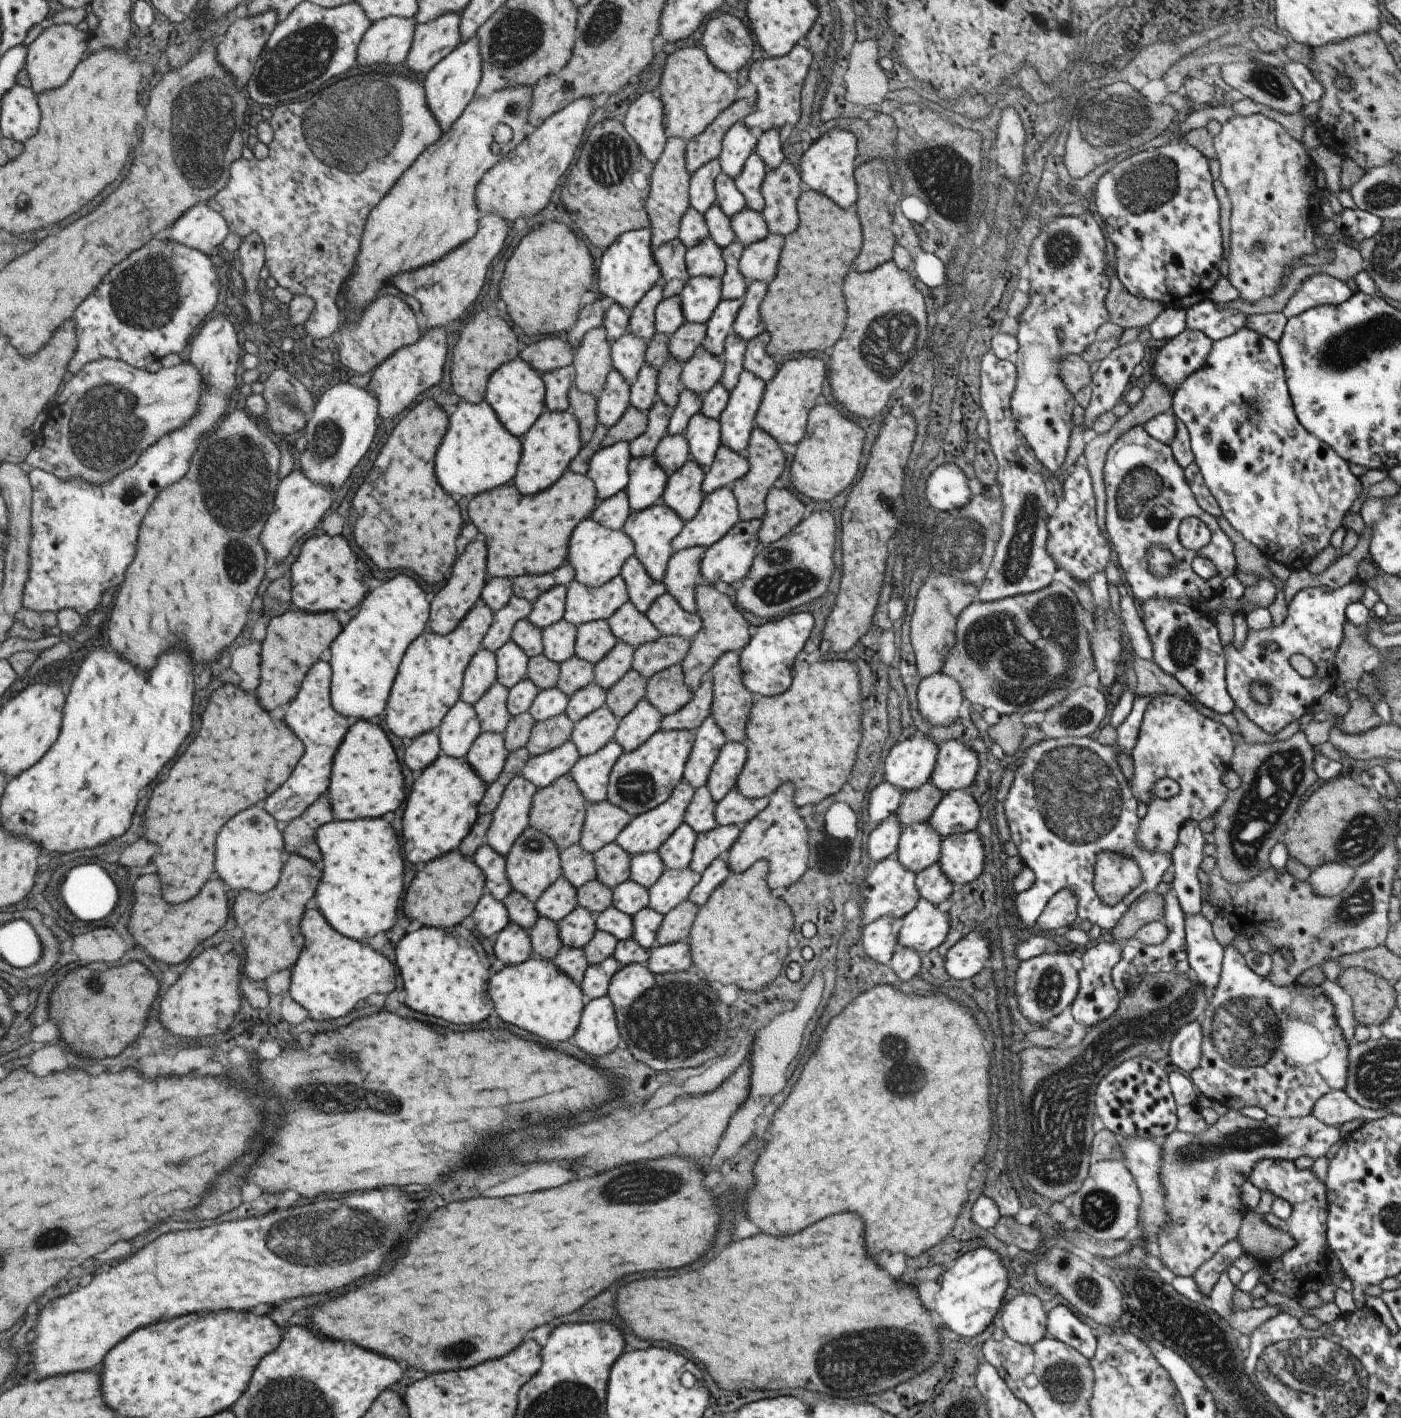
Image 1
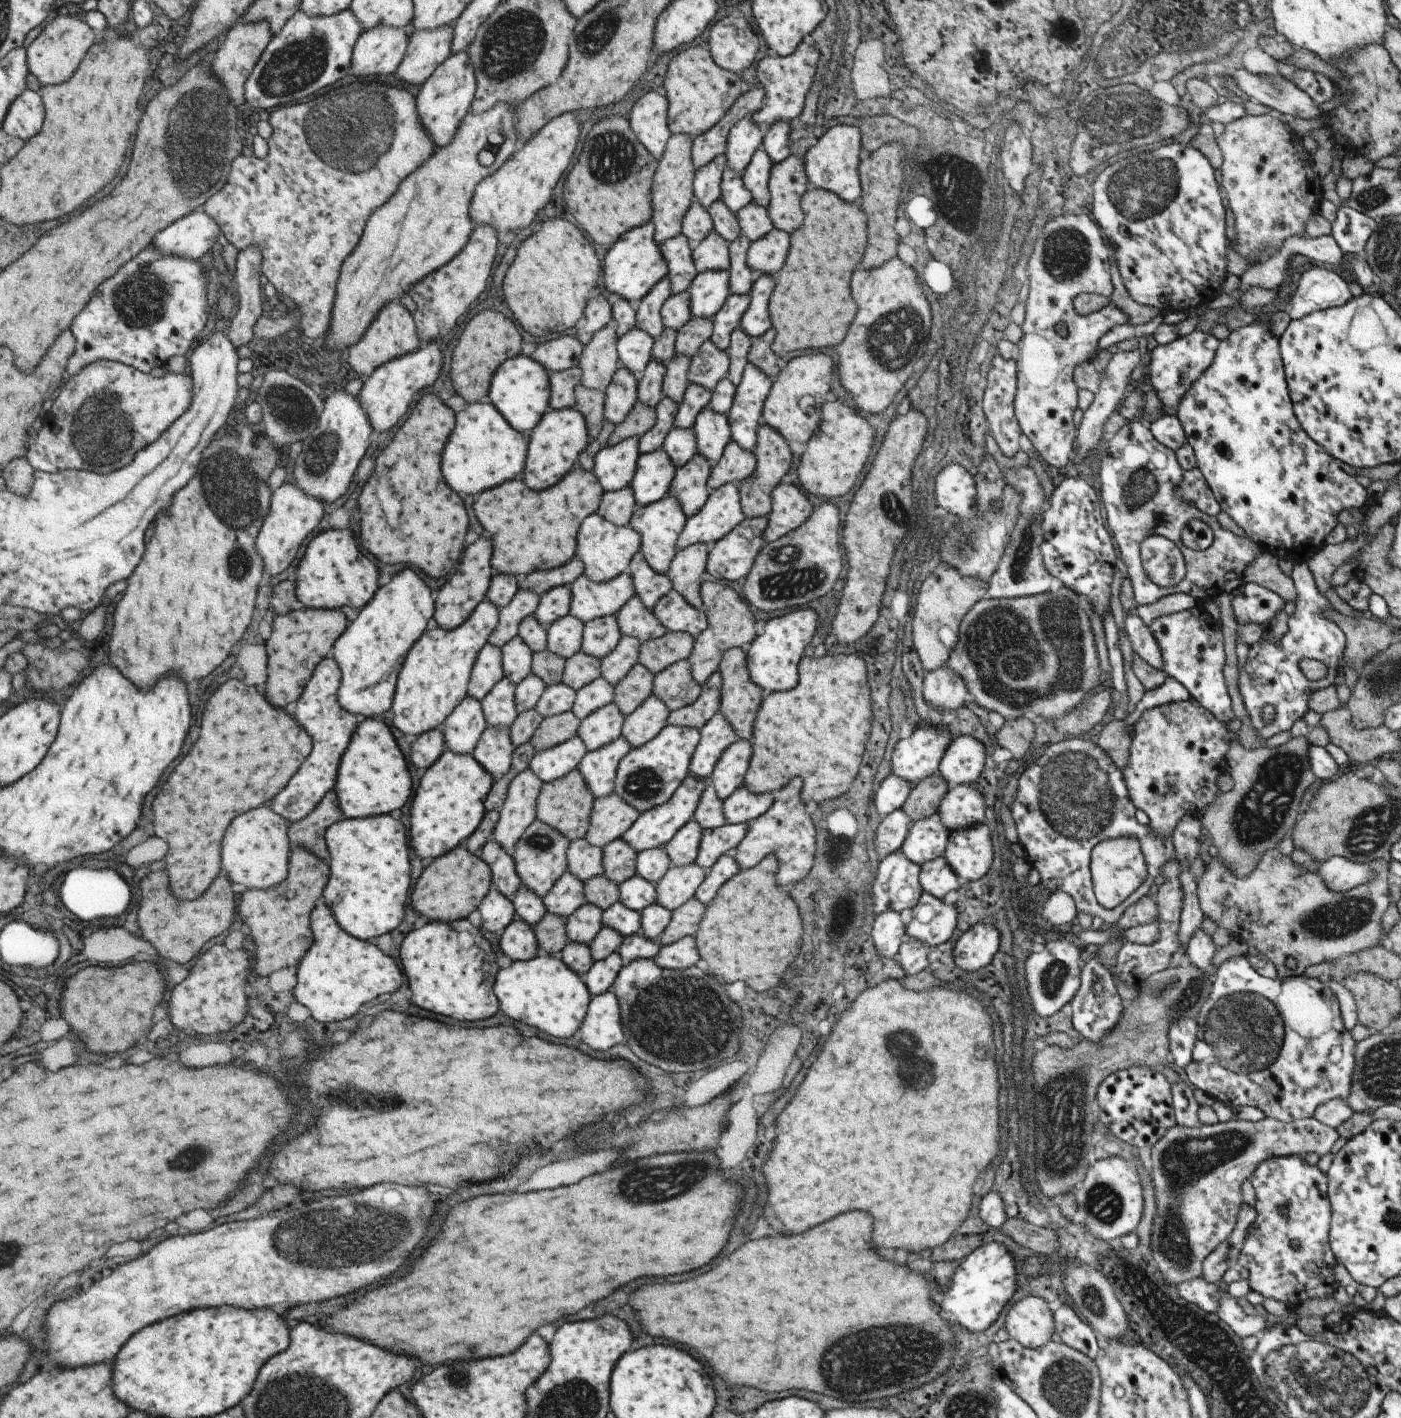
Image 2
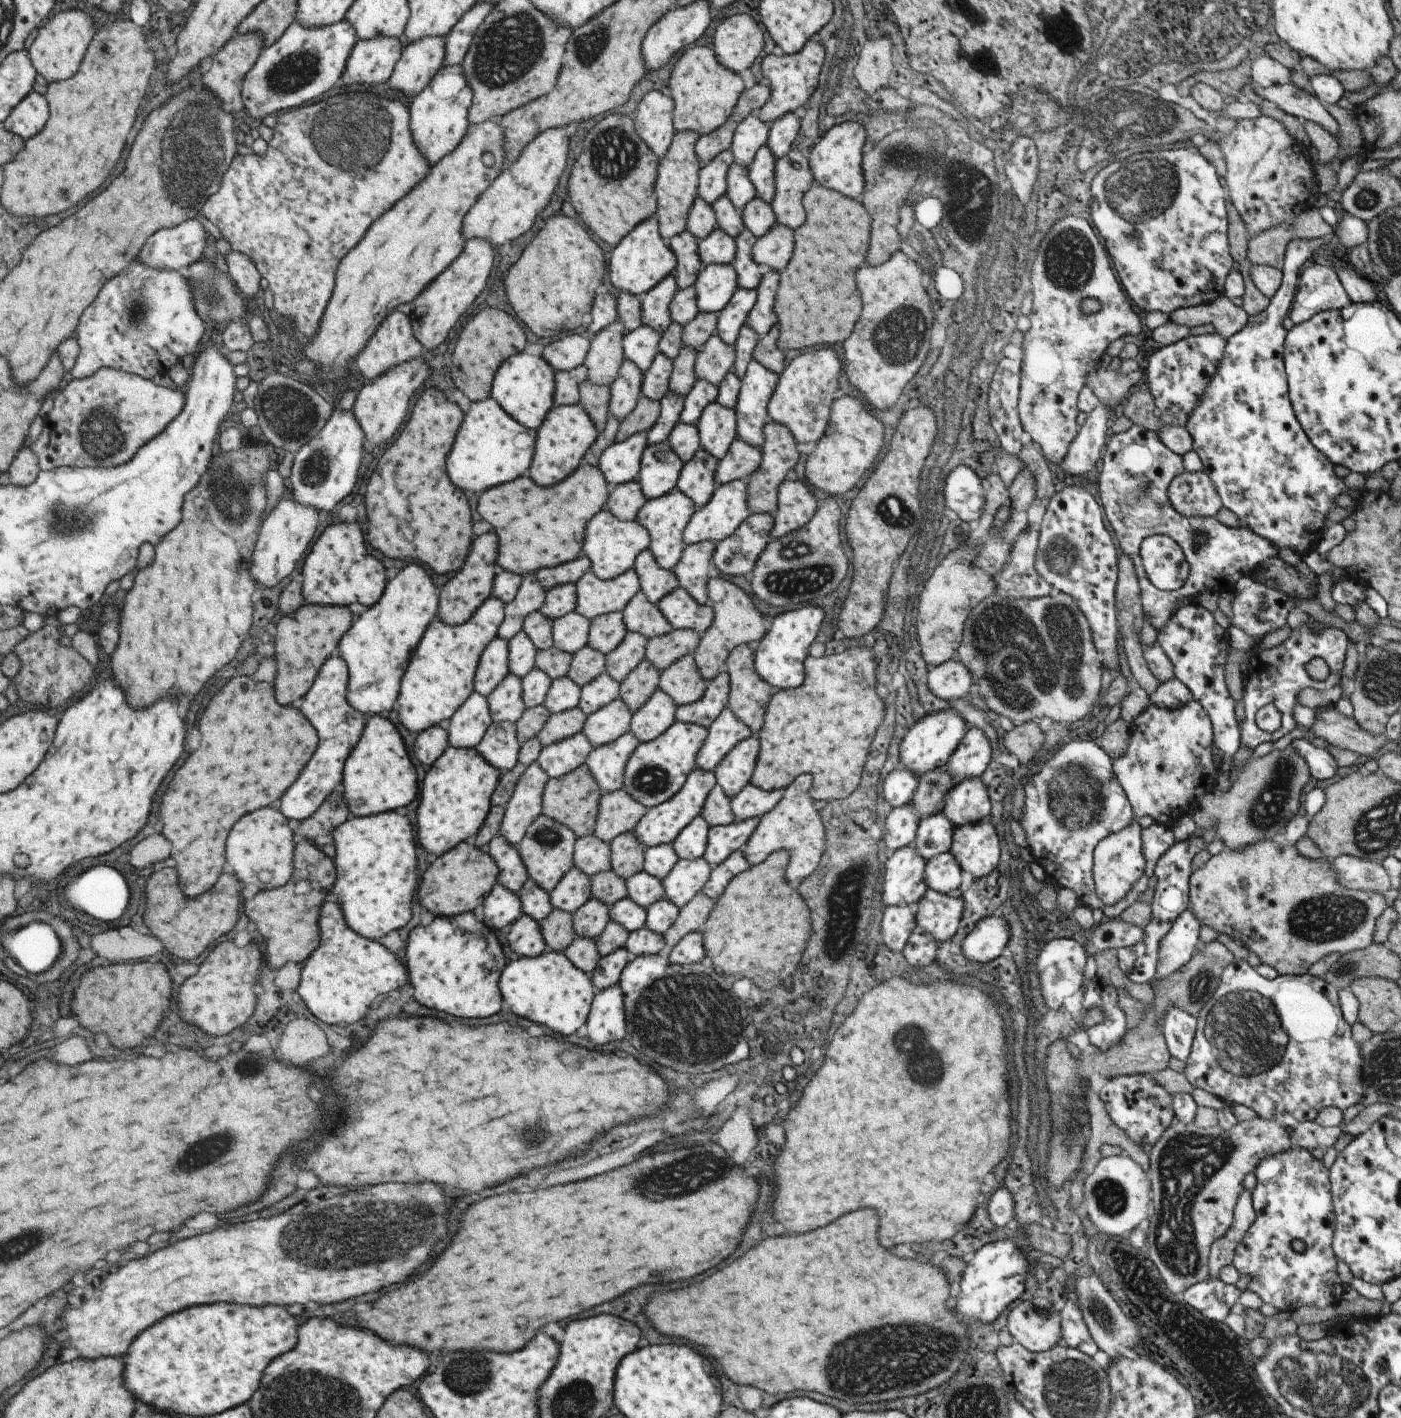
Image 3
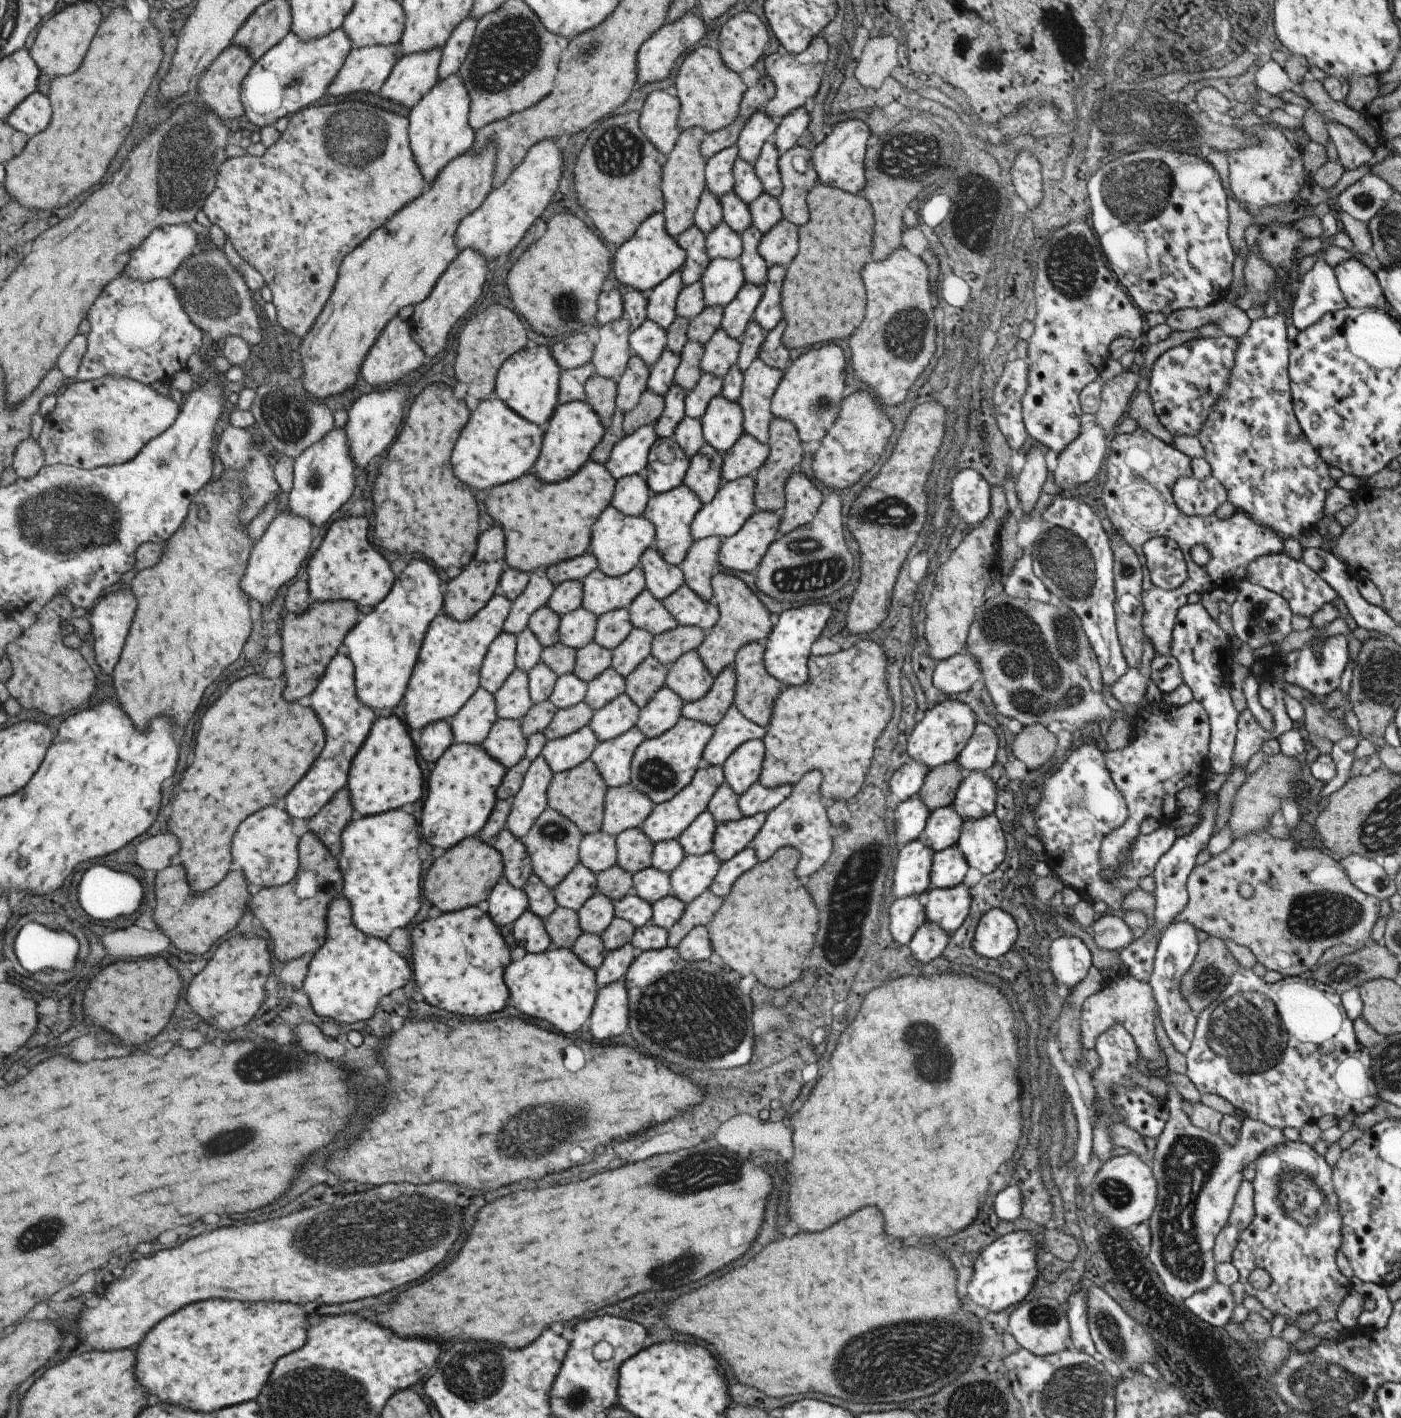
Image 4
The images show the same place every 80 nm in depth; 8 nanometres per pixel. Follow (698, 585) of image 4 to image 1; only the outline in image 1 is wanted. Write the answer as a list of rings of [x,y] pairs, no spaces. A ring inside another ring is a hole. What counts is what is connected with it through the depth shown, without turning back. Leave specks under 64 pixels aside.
[[[693,547],[674,552],[667,560],[661,584],[677,606],[685,613],[695,613],[694,589],[699,579],[699,562],[705,553],[703,547]]]

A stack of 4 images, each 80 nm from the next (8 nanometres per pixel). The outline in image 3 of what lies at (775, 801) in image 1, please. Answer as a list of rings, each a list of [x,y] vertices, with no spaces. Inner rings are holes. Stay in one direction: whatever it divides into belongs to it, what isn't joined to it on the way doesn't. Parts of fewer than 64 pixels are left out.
[[[809,774],[797,776],[786,786],[781,800],[768,813],[759,817],[757,826],[741,849],[750,866],[763,862],[772,852],[786,850],[790,852],[785,871],[787,882],[805,878],[815,870],[824,851],[825,833],[820,811],[813,808],[812,798],[809,796],[811,785],[812,778],[809,778]]]

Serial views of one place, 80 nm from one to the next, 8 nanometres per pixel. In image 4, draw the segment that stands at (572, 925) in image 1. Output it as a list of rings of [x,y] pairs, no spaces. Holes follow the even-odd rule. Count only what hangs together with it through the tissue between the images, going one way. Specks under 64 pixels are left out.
[[[599,892],[590,896],[576,910],[582,932],[600,935],[614,917],[612,904],[611,900]]]

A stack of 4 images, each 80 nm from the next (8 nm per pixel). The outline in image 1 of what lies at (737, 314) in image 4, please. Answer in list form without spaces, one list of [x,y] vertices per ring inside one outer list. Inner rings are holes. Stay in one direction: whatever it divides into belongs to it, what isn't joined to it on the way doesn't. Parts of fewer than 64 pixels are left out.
[[[721,299],[706,322],[704,339],[701,342],[711,354],[720,357],[723,343],[732,328],[732,322],[742,304],[741,299]]]

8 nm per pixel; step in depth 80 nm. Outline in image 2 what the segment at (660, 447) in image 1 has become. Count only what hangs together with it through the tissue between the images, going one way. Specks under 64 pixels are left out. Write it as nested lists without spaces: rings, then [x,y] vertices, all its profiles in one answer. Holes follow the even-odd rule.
[[[673,427],[665,436],[661,449],[671,460],[675,469],[680,468],[687,463],[689,458],[696,454],[696,439],[692,428]]]

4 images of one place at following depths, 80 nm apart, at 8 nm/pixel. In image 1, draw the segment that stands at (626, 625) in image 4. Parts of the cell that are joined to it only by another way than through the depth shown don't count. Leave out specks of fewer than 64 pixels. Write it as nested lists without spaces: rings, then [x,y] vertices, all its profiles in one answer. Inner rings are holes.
[[[606,620],[584,623],[576,627],[573,656],[595,665],[615,644]]]

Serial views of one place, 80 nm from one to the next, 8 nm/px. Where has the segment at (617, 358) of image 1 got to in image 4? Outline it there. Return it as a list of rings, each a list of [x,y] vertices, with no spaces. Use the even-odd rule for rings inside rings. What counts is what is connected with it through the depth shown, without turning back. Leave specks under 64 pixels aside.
[[[646,318],[634,331],[631,330],[628,345],[631,353],[641,357],[644,365],[651,368],[666,348],[666,330]]]

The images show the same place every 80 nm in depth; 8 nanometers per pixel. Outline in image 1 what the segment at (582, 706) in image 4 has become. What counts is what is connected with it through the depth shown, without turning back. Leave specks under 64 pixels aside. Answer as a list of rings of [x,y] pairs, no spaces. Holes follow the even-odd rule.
[[[564,713],[534,724],[525,744],[529,756],[537,756],[550,752],[569,739],[573,723]]]

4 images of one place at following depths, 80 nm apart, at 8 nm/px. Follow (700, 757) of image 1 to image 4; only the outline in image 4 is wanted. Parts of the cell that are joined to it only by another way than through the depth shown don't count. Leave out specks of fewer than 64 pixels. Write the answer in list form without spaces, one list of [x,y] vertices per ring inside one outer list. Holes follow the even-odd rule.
[[[732,704],[714,725],[713,734],[704,746],[702,760],[707,765],[721,765],[742,742],[762,739],[765,733],[764,727],[746,719]]]

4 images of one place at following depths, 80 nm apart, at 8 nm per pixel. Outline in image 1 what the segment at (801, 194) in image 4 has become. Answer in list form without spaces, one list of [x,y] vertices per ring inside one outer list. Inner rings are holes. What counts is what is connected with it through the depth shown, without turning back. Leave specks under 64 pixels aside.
[[[787,158],[765,173],[760,188],[764,200],[761,214],[769,233],[784,237],[797,228],[796,202],[802,193],[800,181],[797,166]]]

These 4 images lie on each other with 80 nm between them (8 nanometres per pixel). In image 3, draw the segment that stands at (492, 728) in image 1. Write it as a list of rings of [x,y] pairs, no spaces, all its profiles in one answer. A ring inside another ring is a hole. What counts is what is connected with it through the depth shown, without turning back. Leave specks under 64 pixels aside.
[[[507,673],[486,696],[492,722],[514,723],[526,709],[522,699],[522,680]]]

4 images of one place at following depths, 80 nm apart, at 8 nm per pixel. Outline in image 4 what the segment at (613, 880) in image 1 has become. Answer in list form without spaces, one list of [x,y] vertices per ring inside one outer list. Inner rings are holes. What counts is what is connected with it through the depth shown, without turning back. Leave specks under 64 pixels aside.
[[[639,828],[625,829],[614,836],[616,865],[631,874],[651,864],[652,842]]]

